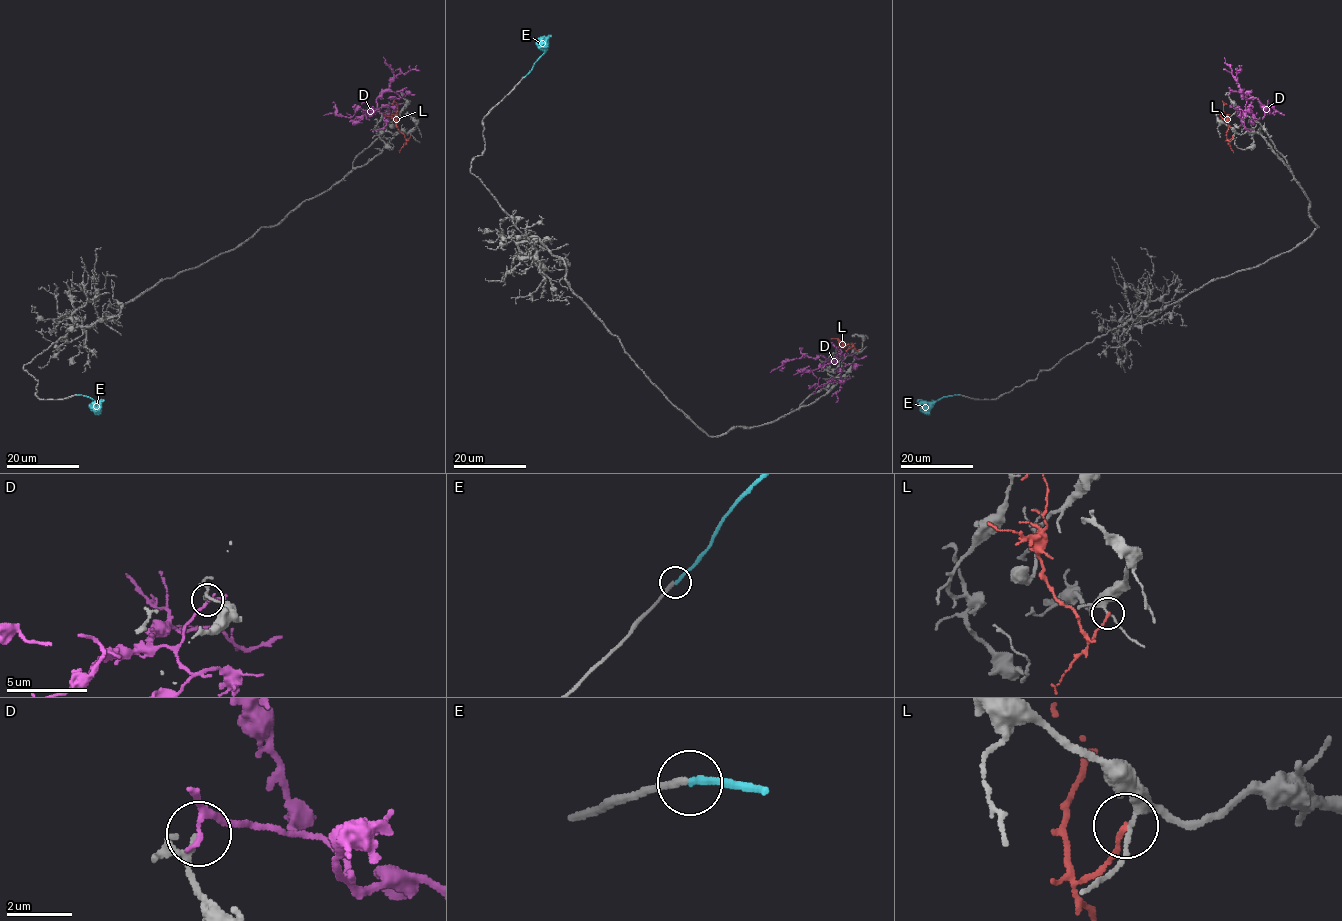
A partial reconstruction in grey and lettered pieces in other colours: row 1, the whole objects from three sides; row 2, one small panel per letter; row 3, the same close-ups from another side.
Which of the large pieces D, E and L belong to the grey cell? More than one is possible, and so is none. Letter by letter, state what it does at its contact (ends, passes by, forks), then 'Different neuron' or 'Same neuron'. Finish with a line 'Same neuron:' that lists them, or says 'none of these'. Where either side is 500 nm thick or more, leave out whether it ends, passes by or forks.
D: It passes by. Different neuron
E: It ends there. Same neuron
L: It ends there. Different neuron
Same neuron: E

